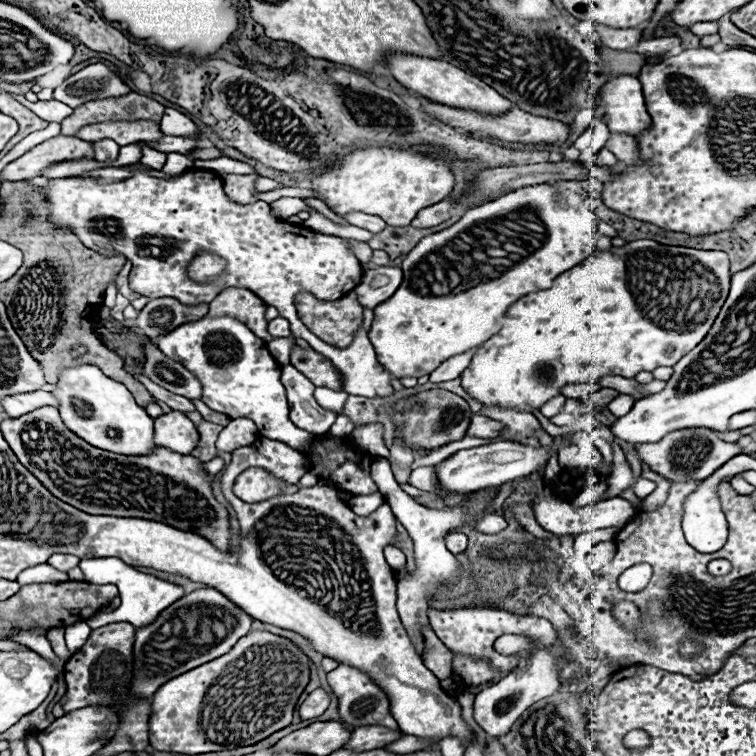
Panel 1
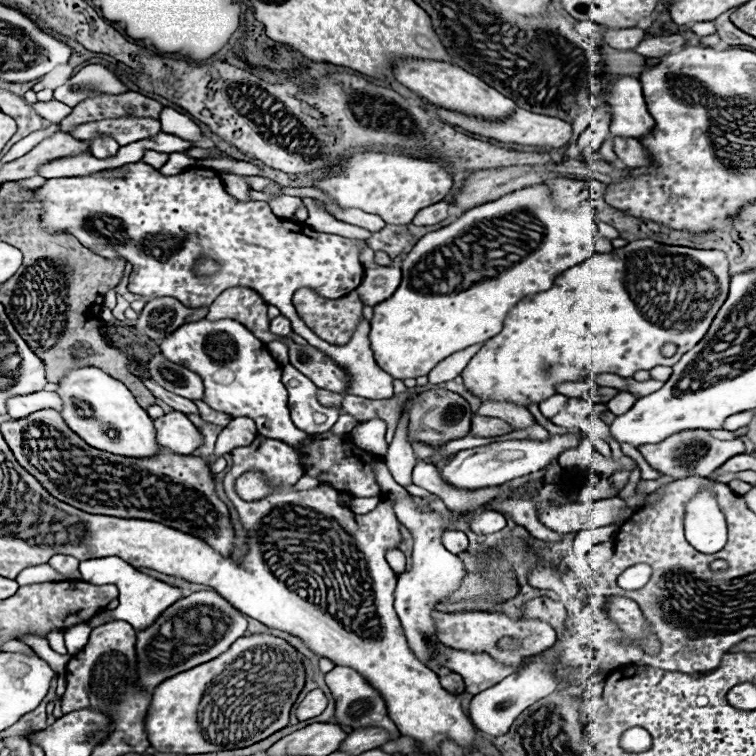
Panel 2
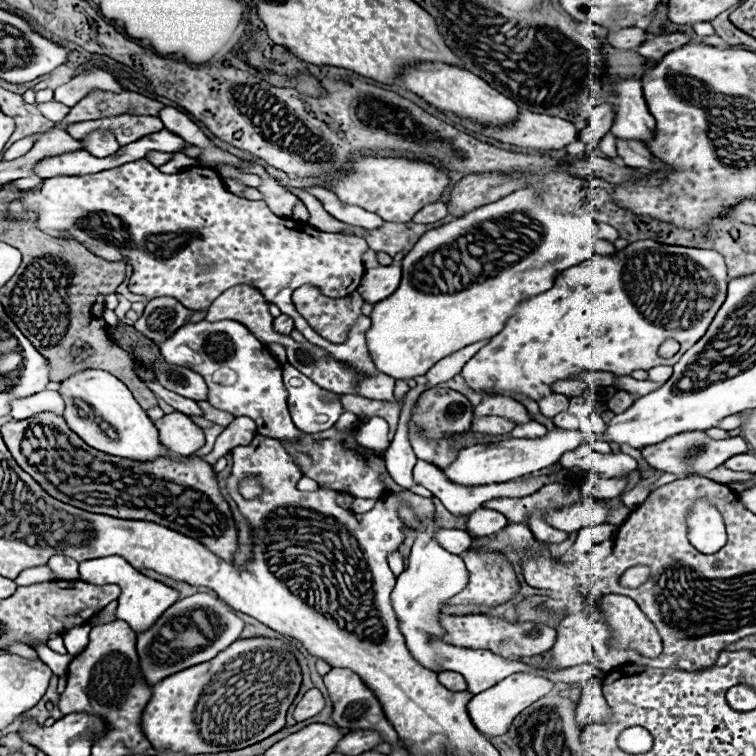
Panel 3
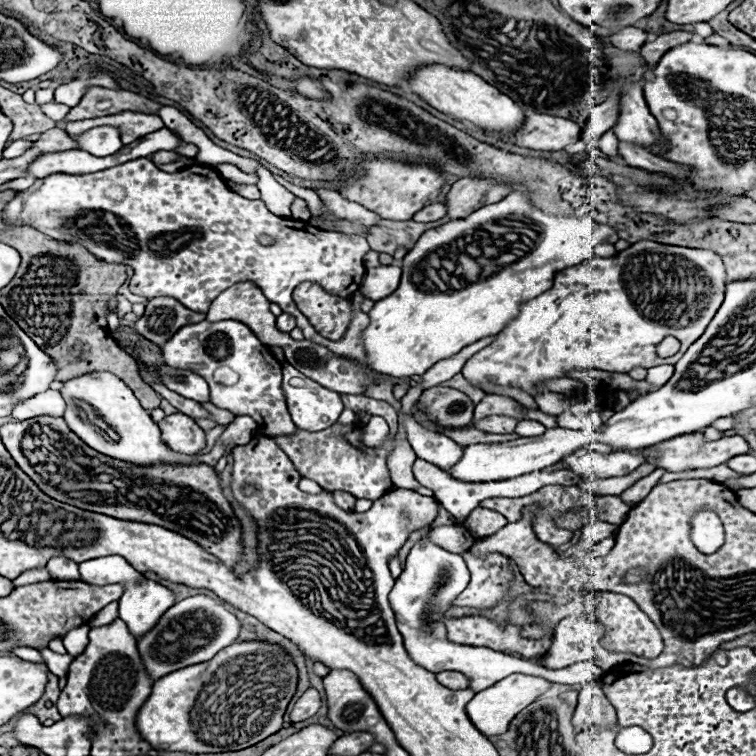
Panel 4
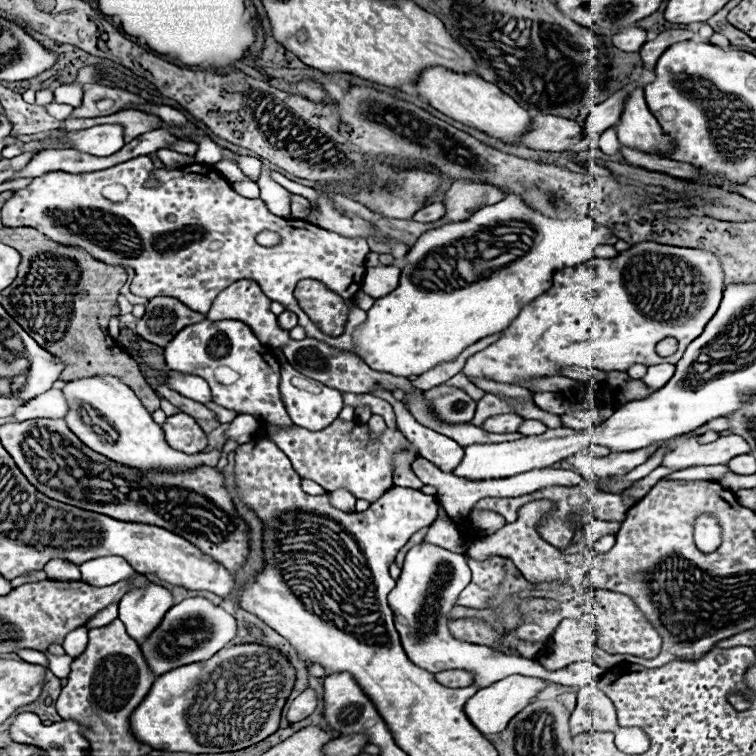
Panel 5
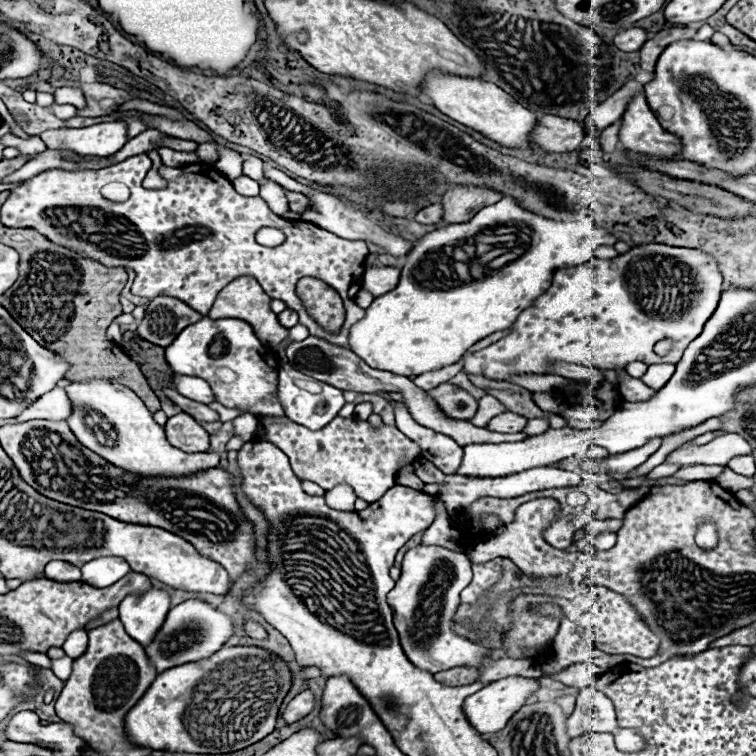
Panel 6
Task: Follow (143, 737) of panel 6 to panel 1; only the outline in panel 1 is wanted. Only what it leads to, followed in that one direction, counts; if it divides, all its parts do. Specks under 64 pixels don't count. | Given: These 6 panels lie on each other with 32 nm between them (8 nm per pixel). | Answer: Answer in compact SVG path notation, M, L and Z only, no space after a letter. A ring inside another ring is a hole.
M250 632L242 636L242 640L238 640L224 656L174 676L156 690L148 722L150 746L158 752L206 754L256 744L258 740L264 740L266 736L278 732L278 728L286 728L286 724L292 722L292 712L298 696L308 684L308 674L310 658L302 654L300 648L296 648L290 640L270 632Z

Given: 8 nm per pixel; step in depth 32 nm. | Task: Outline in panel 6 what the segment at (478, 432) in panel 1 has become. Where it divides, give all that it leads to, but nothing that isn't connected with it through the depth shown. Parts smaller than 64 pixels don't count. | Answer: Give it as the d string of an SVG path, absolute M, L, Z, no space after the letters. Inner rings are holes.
M504 412L504 414L498 414L494 416L490 422L488 422L488 430L494 430L494 432L502 432L502 434L512 434L512 432L522 432L524 426L526 426L526 418L520 416L520 414L514 414L514 412Z

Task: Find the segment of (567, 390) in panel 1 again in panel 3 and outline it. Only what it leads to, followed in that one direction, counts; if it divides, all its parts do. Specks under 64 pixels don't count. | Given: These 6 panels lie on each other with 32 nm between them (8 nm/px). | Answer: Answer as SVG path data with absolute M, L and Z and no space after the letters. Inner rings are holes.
M556 380L554 384L550 384L550 388L552 388L552 392L572 398L584 395L590 386L582 380Z

